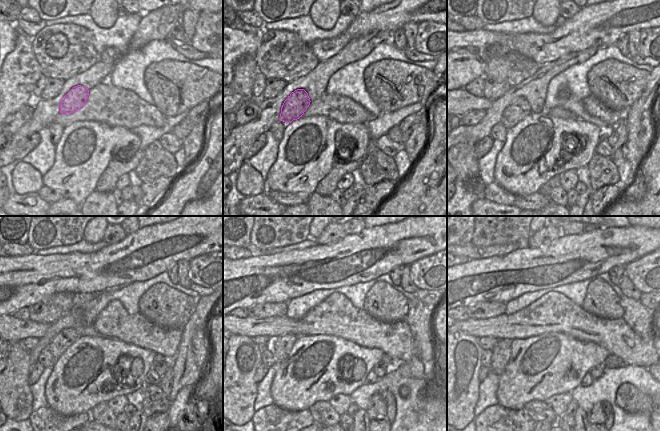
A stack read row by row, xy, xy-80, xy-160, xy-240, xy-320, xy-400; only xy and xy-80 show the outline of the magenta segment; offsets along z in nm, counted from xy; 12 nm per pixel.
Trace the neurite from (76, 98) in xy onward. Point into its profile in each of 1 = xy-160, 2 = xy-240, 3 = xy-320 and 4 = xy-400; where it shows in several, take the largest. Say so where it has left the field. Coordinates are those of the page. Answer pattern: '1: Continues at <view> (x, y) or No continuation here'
1: Continues at xy-160 (513, 114)
2: Continues at xy-240 (63, 340)
3: Continues at xy-320 (281, 346)
4: Continues at xy-400 (501, 352).

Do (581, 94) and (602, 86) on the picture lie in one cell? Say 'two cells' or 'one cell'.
two cells

